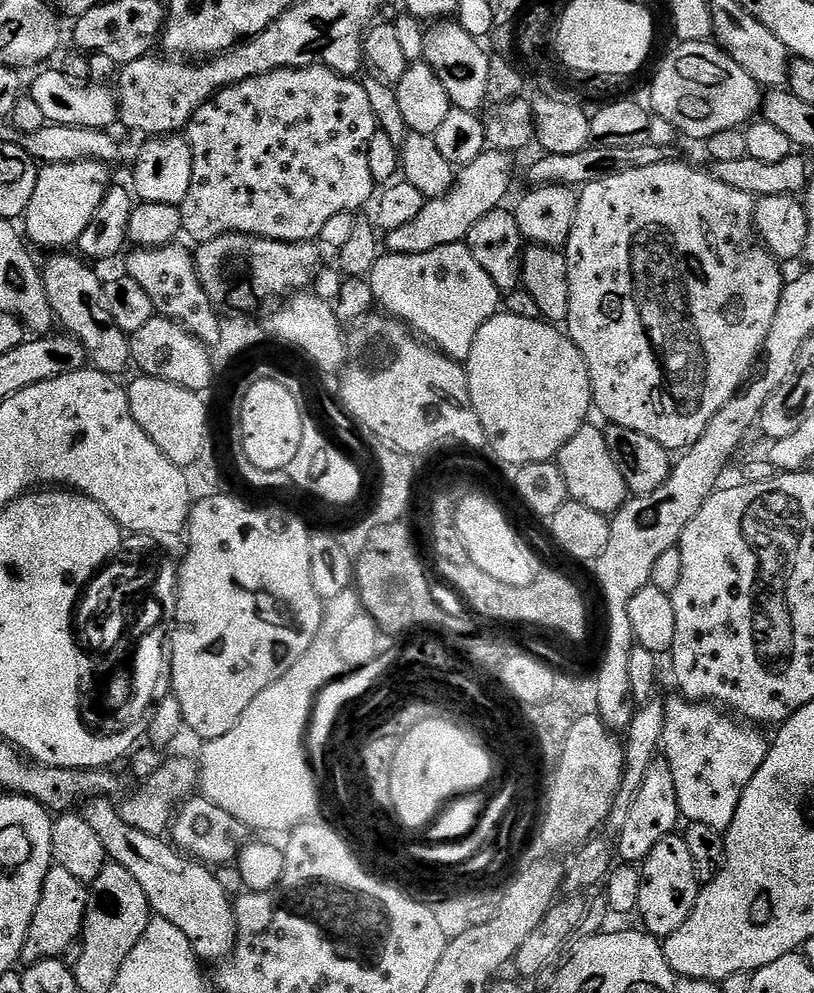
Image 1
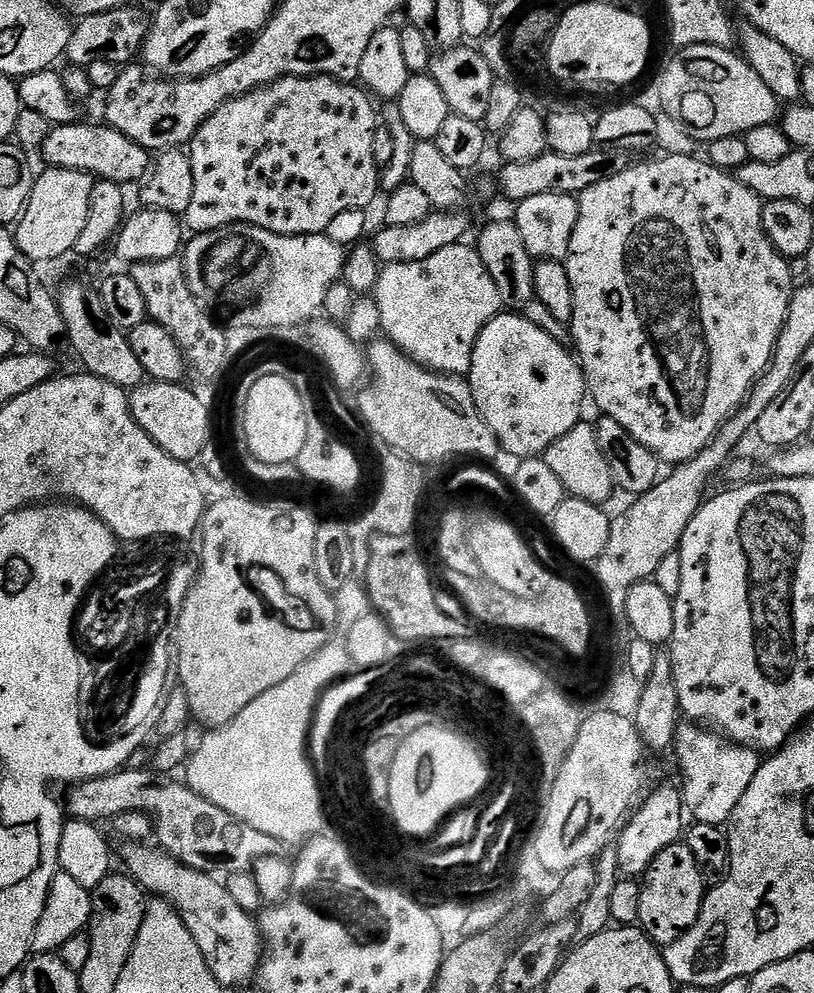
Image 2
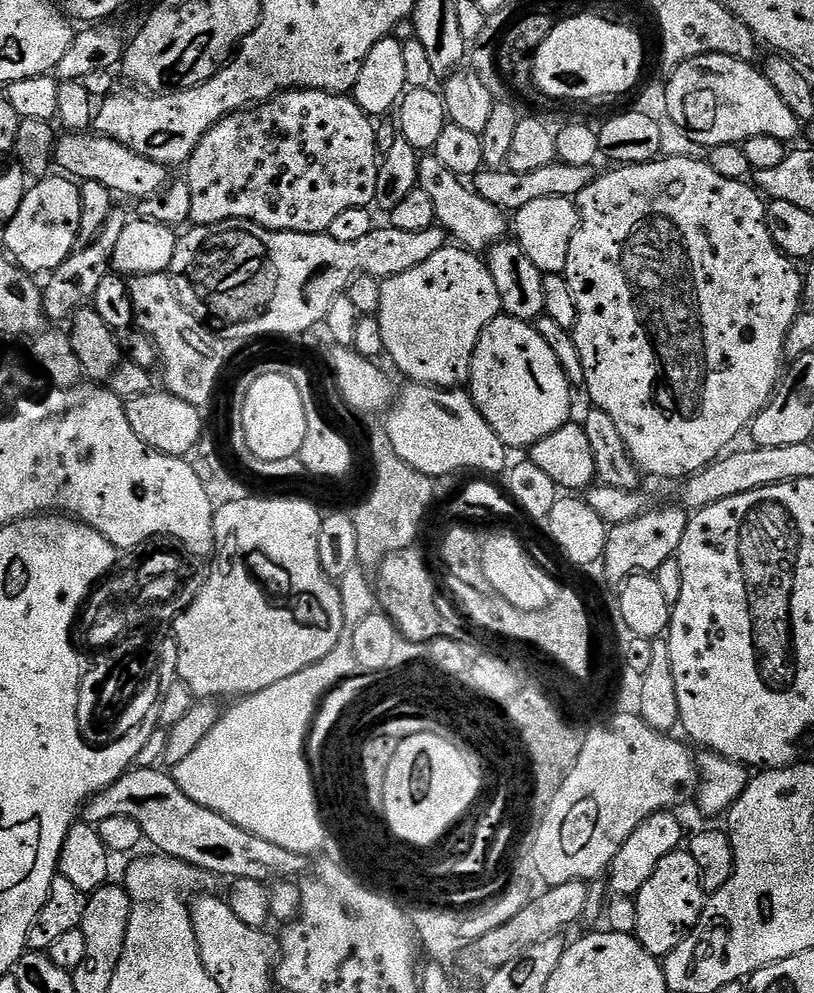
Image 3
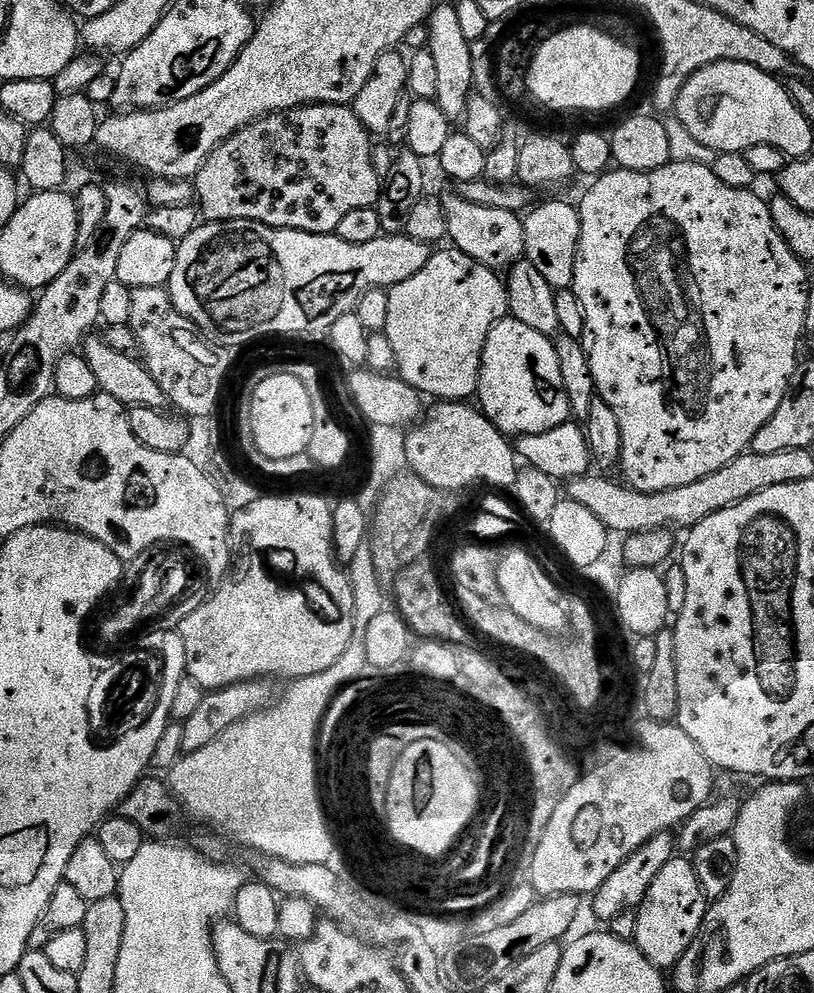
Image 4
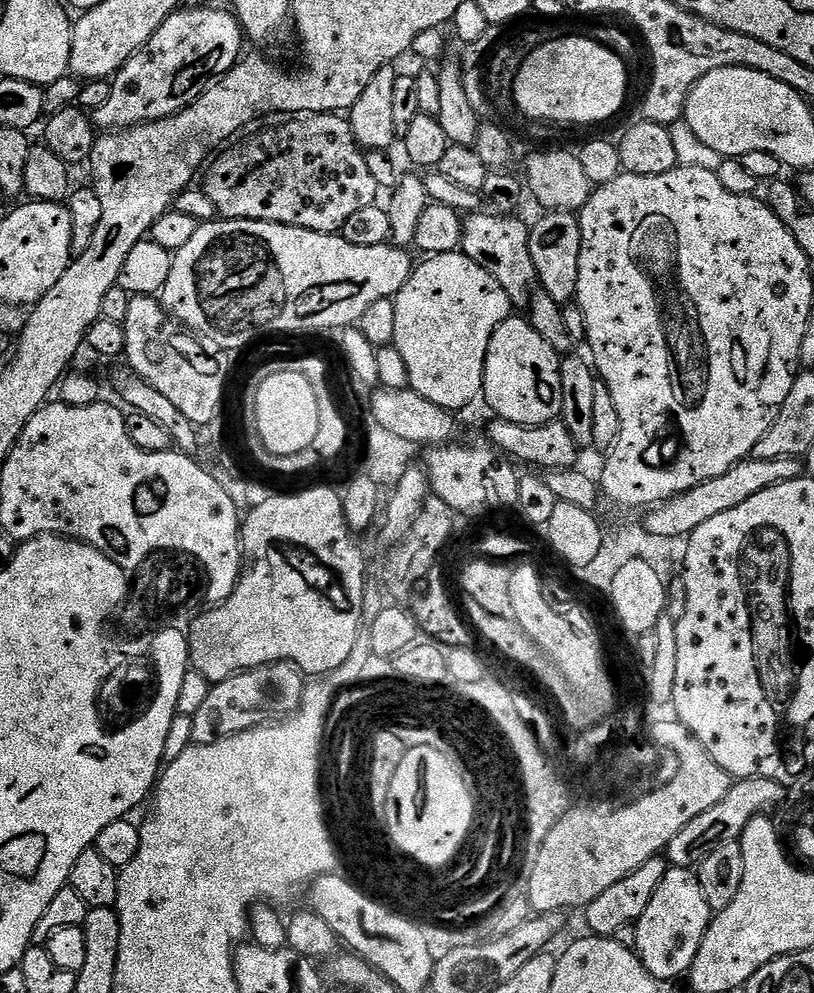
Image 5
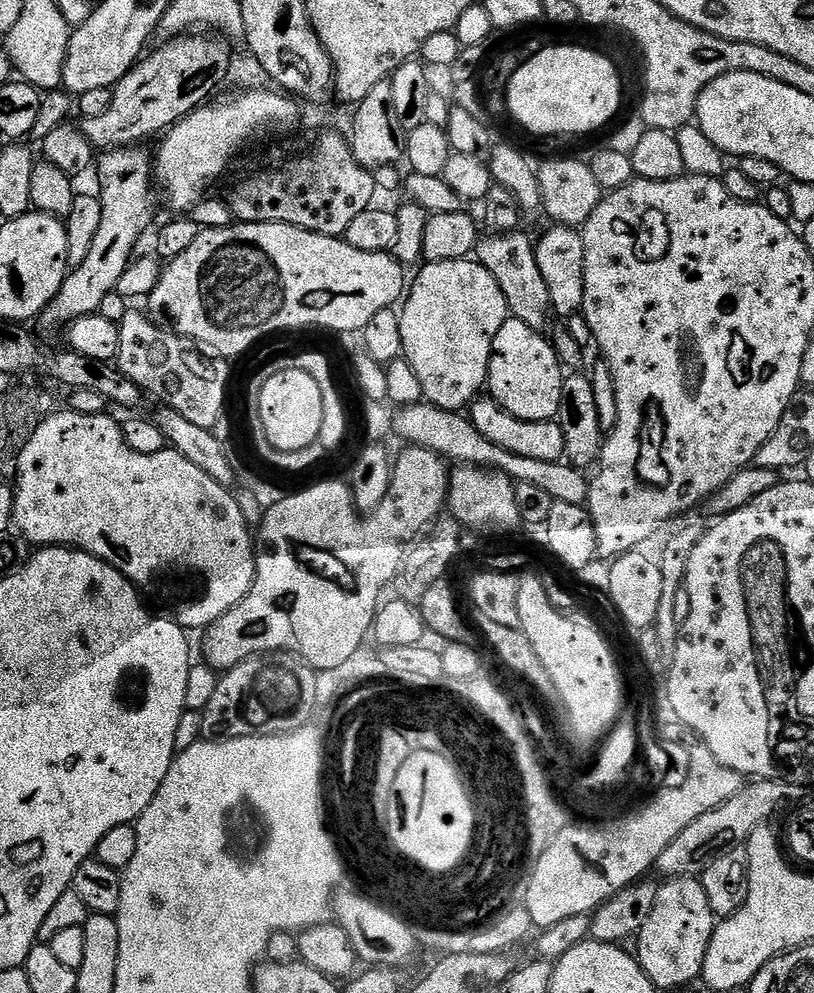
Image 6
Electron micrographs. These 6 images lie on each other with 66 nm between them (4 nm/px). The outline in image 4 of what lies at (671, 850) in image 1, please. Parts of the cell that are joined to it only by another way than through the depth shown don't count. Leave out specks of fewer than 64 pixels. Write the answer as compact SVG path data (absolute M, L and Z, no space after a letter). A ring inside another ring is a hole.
M674 858L662 866L662 871L656 875L654 882L650 882L646 898L636 912L634 943L640 953L661 970L675 969L682 954L690 950L690 942L694 942L710 907L710 901L698 882L695 863L691 859L680 859Z

